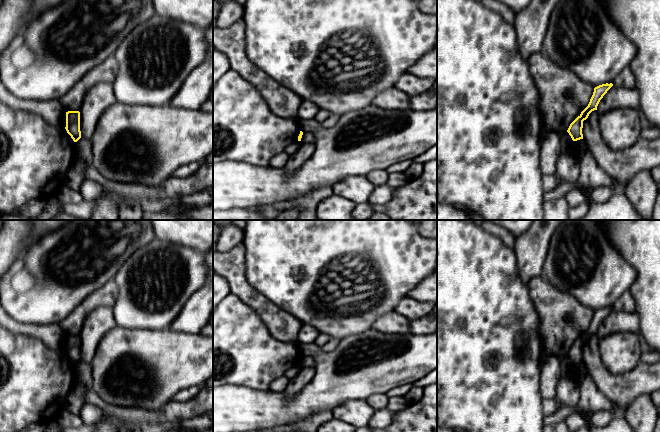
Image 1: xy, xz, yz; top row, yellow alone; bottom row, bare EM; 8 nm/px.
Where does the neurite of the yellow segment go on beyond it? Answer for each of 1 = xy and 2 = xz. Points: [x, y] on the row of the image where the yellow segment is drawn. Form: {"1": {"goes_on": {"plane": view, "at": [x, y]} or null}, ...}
{"1": {"goes_on": null}, "2": {"goes_on": null}}

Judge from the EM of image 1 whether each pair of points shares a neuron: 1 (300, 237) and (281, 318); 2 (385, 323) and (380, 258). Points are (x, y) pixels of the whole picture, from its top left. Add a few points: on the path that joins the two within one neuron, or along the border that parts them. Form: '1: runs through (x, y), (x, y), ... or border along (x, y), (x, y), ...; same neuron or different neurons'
1: border along (264, 296), (303, 323); different neurons
2: border along (394, 309), (382, 314), (372, 327); different neurons

